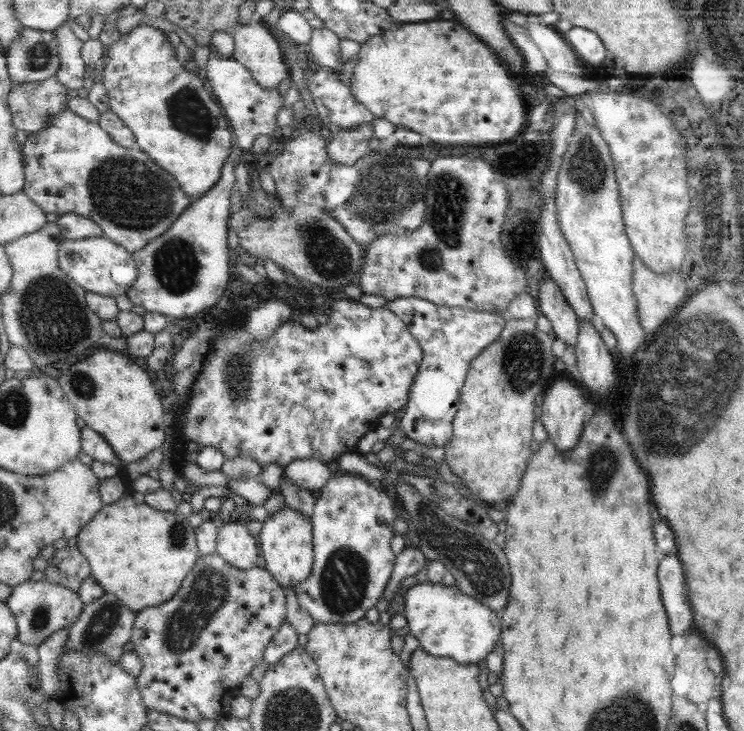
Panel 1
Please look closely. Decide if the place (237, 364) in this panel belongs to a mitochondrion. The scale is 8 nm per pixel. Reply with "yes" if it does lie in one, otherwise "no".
yes

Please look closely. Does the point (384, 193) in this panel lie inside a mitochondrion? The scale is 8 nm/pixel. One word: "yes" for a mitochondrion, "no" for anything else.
yes

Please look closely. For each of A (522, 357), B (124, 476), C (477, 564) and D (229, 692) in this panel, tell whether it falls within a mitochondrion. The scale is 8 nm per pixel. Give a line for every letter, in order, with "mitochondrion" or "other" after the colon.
A: mitochondrion
B: other
C: mitochondrion
D: other

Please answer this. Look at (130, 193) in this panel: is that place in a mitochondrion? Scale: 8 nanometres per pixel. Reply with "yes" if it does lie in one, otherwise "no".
yes

